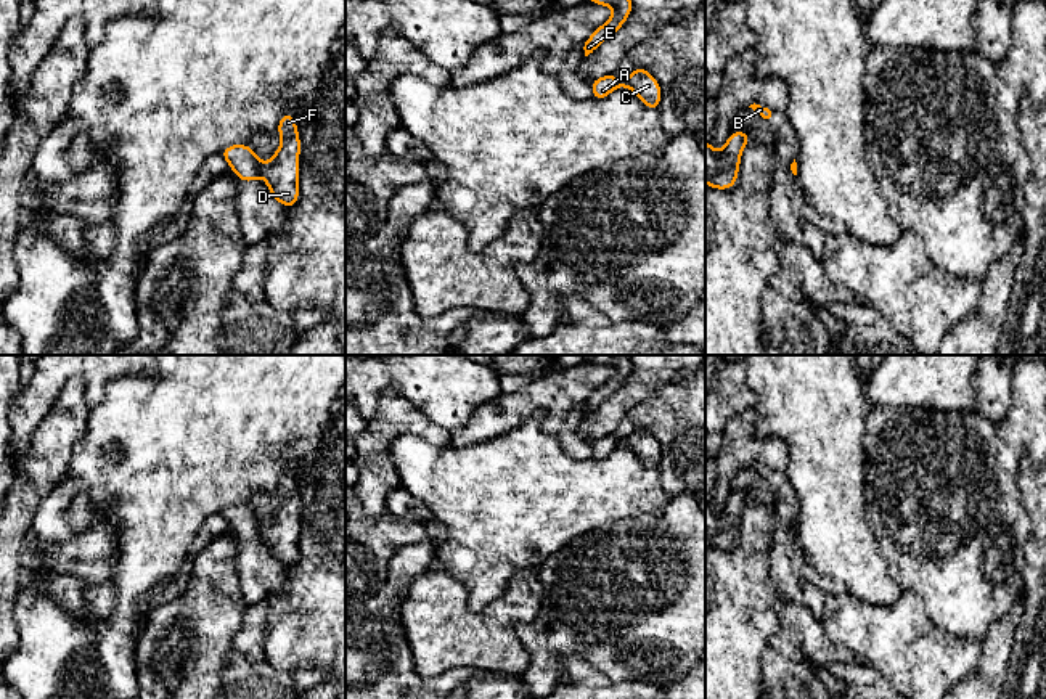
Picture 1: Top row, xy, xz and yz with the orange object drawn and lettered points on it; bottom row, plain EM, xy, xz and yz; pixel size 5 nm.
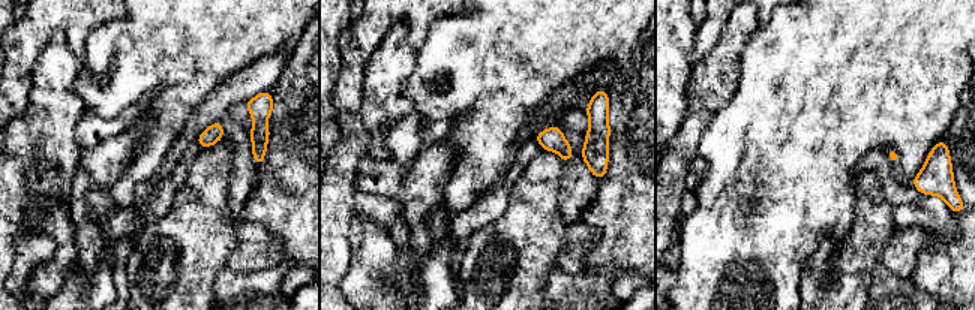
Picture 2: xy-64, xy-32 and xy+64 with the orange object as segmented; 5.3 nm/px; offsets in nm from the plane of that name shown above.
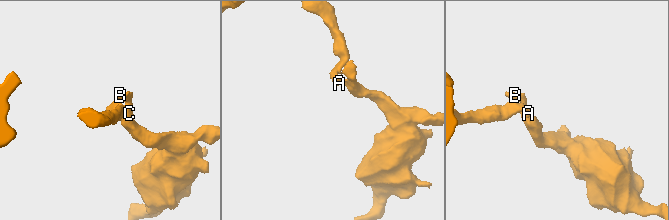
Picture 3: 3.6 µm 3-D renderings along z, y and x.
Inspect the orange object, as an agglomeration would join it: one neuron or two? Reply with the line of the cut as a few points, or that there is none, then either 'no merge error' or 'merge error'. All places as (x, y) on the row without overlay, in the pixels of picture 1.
xy (259, 523), (261, 534) | merge error

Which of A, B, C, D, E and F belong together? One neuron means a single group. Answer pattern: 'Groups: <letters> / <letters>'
Groups: A E / B C D F

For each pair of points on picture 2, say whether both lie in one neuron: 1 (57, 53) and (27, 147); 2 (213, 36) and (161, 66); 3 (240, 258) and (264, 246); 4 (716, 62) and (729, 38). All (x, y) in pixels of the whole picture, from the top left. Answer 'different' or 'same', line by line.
1: same
2: same
3: same
4: same

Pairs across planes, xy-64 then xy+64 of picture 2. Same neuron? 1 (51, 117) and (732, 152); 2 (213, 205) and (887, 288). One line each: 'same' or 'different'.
1: different
2: different

